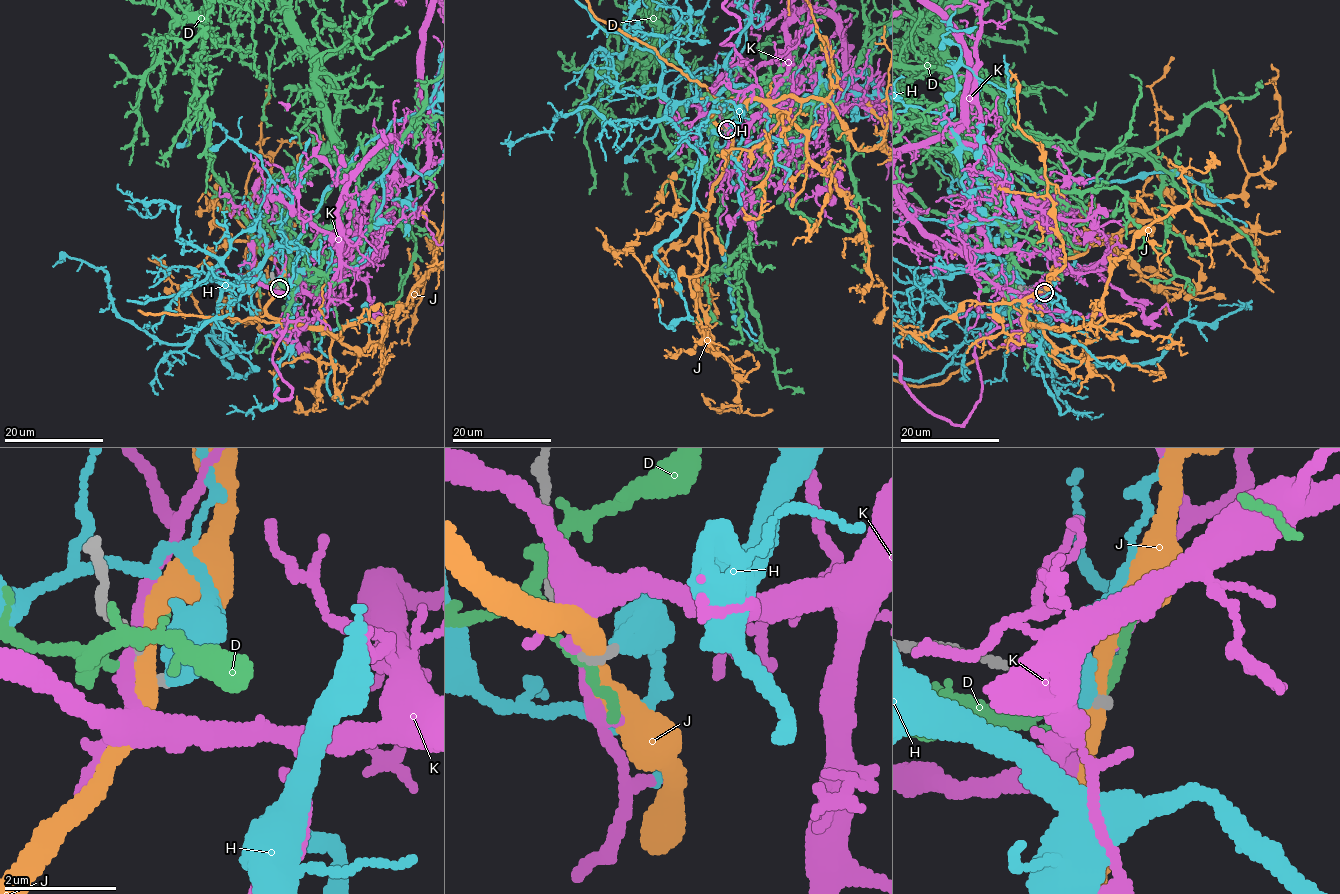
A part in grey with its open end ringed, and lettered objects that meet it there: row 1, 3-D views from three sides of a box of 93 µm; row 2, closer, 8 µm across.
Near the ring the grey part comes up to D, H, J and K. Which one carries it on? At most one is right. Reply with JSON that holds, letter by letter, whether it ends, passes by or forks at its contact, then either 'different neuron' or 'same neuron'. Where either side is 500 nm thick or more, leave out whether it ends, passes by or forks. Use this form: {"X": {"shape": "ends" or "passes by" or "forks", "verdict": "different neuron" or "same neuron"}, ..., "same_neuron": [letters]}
{"D": {"shape": "passes by", "verdict": "different neuron"}, "H": {"verdict": "different neuron"}, "J": {"shape": "passes by", "verdict": "different neuron"}, "K": {"shape": "passes by", "verdict": "different neuron"}, "same_neuron": []}

